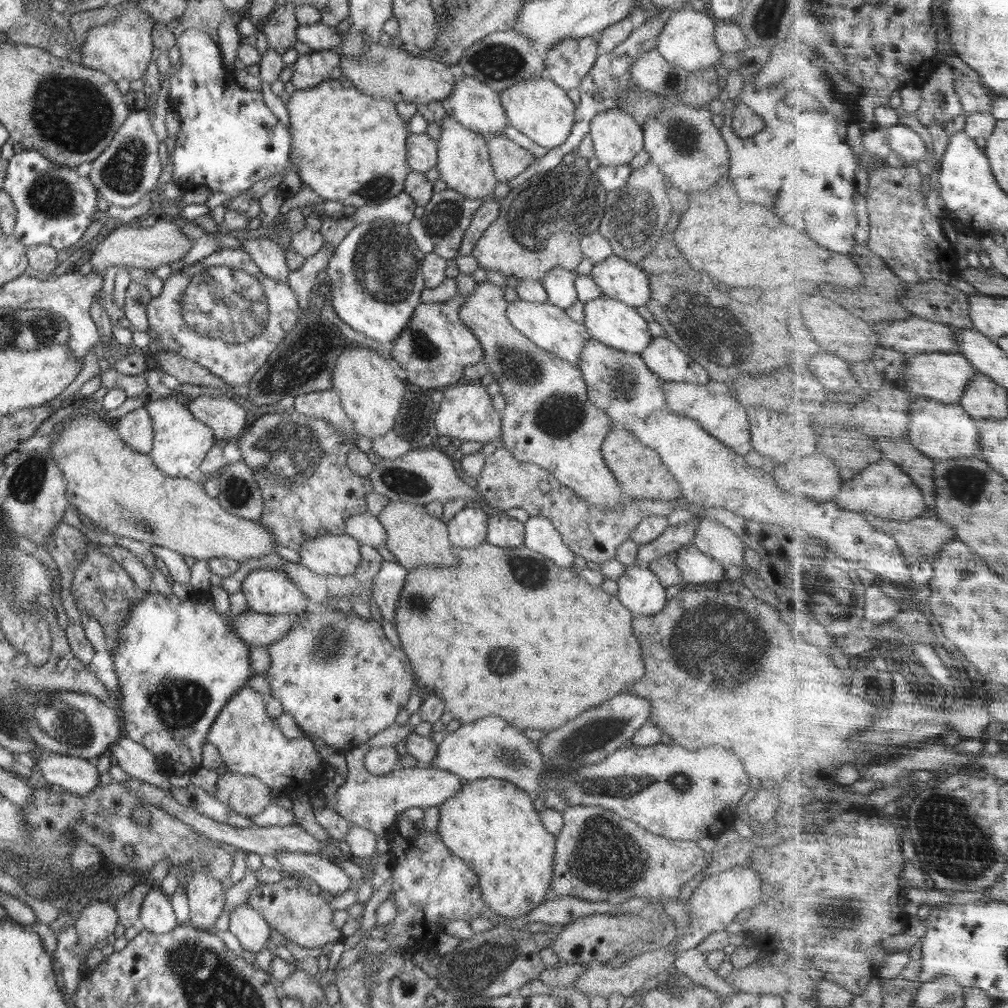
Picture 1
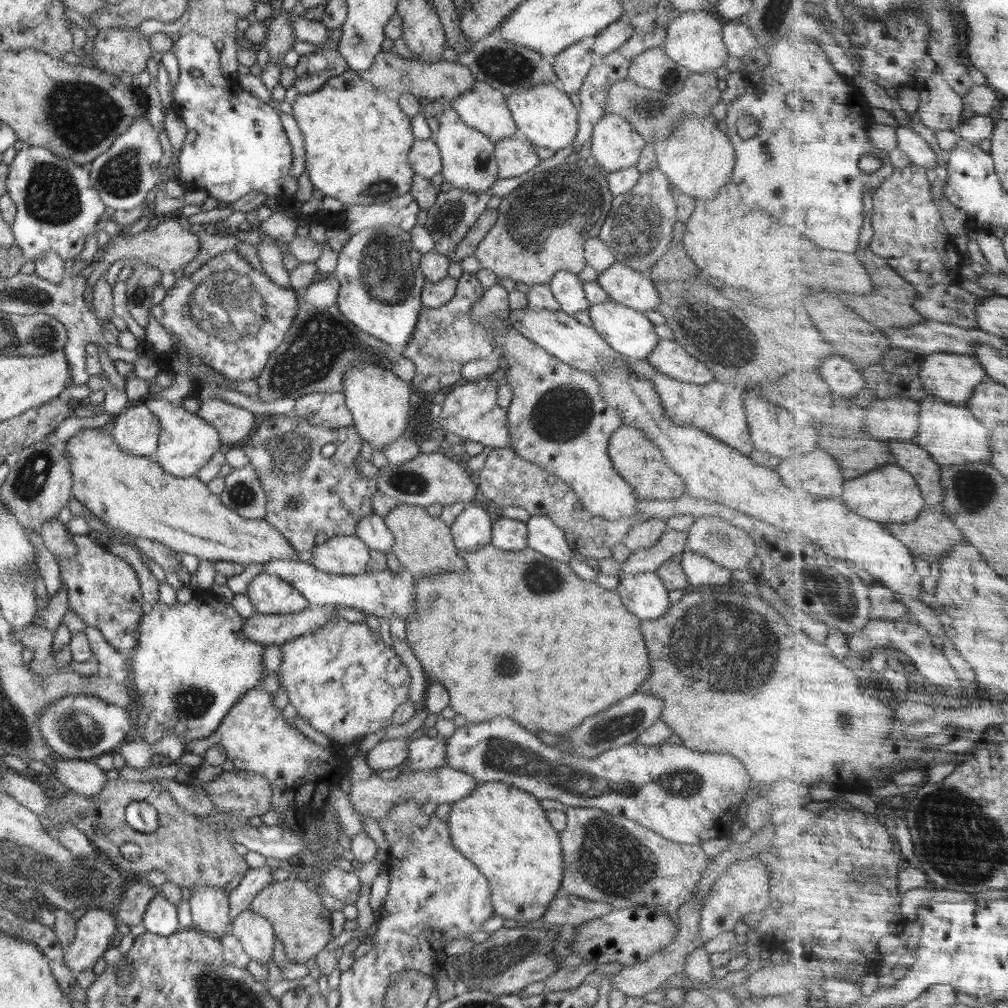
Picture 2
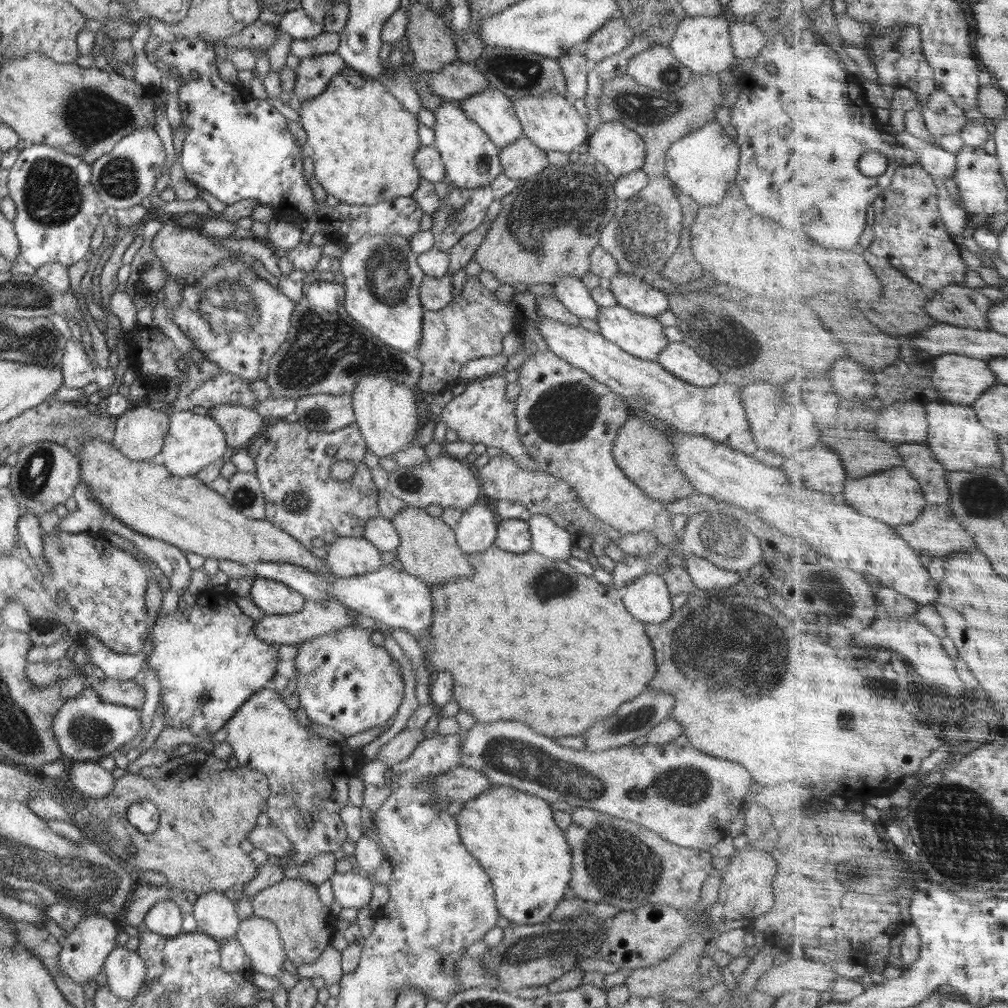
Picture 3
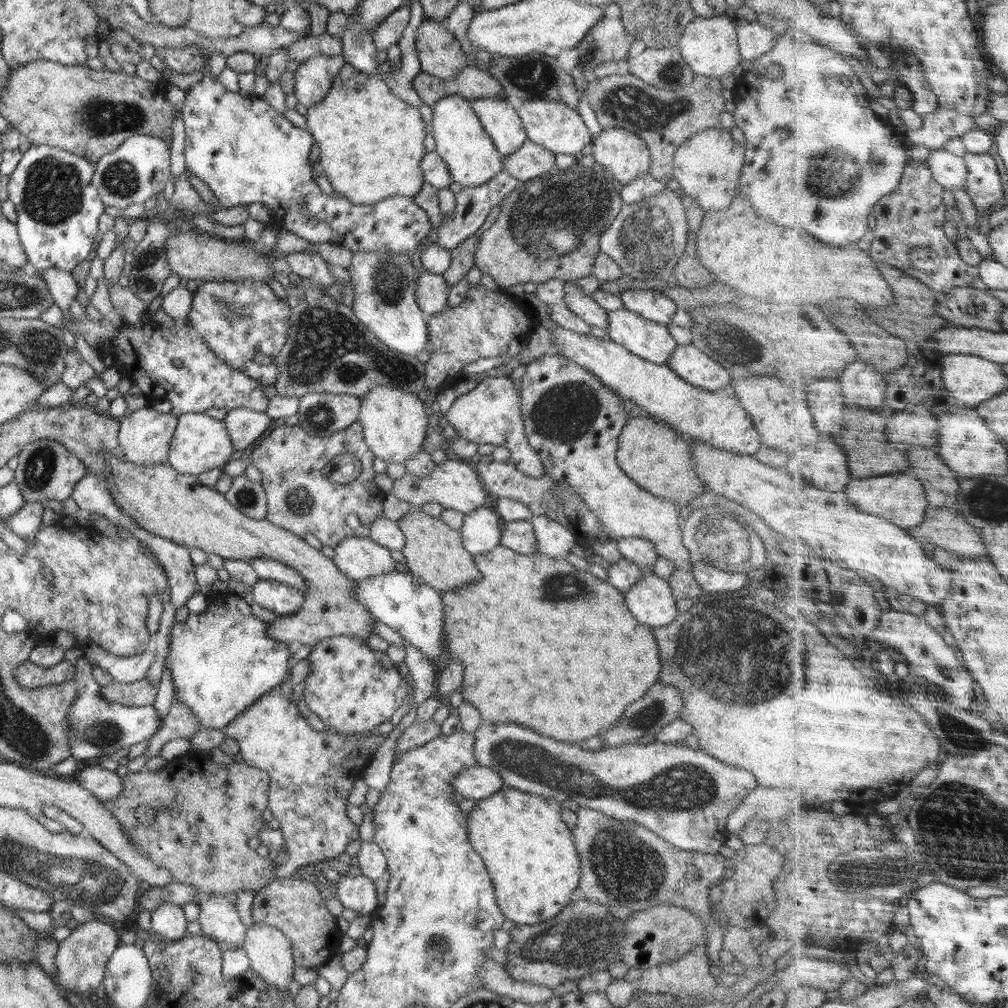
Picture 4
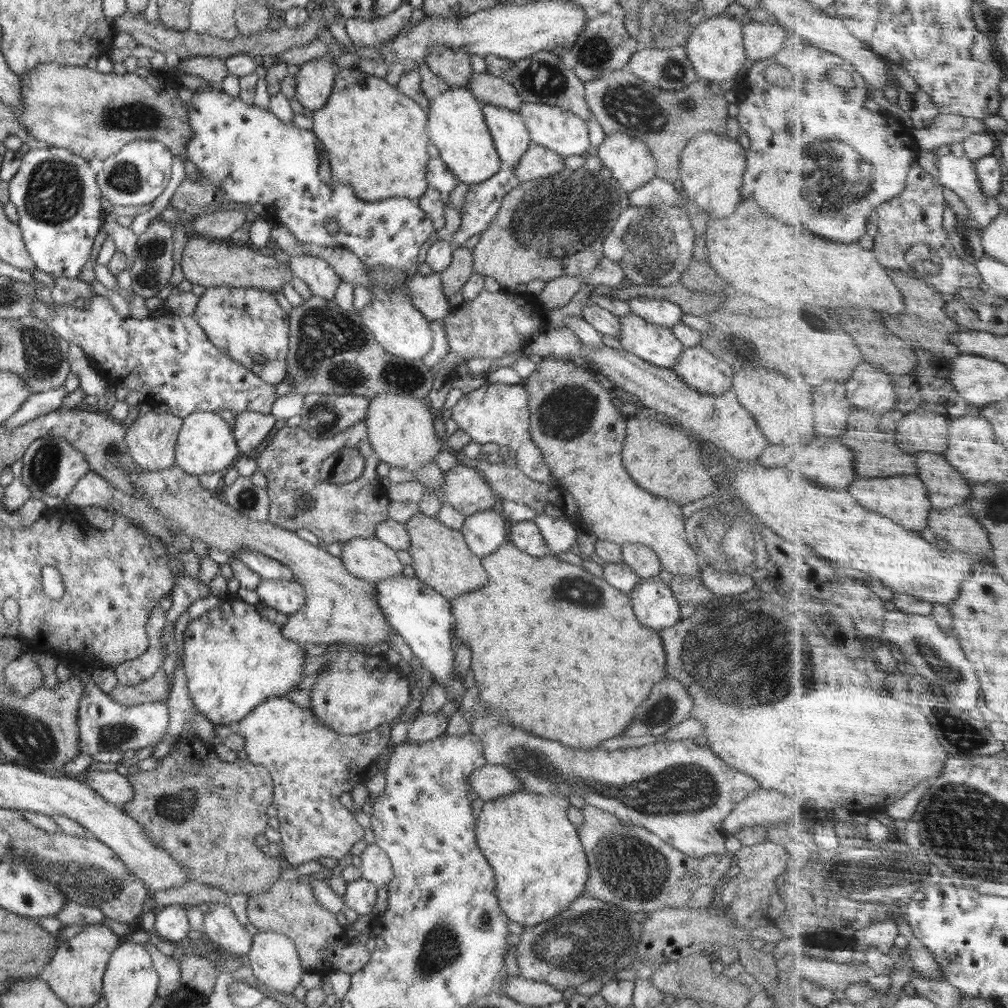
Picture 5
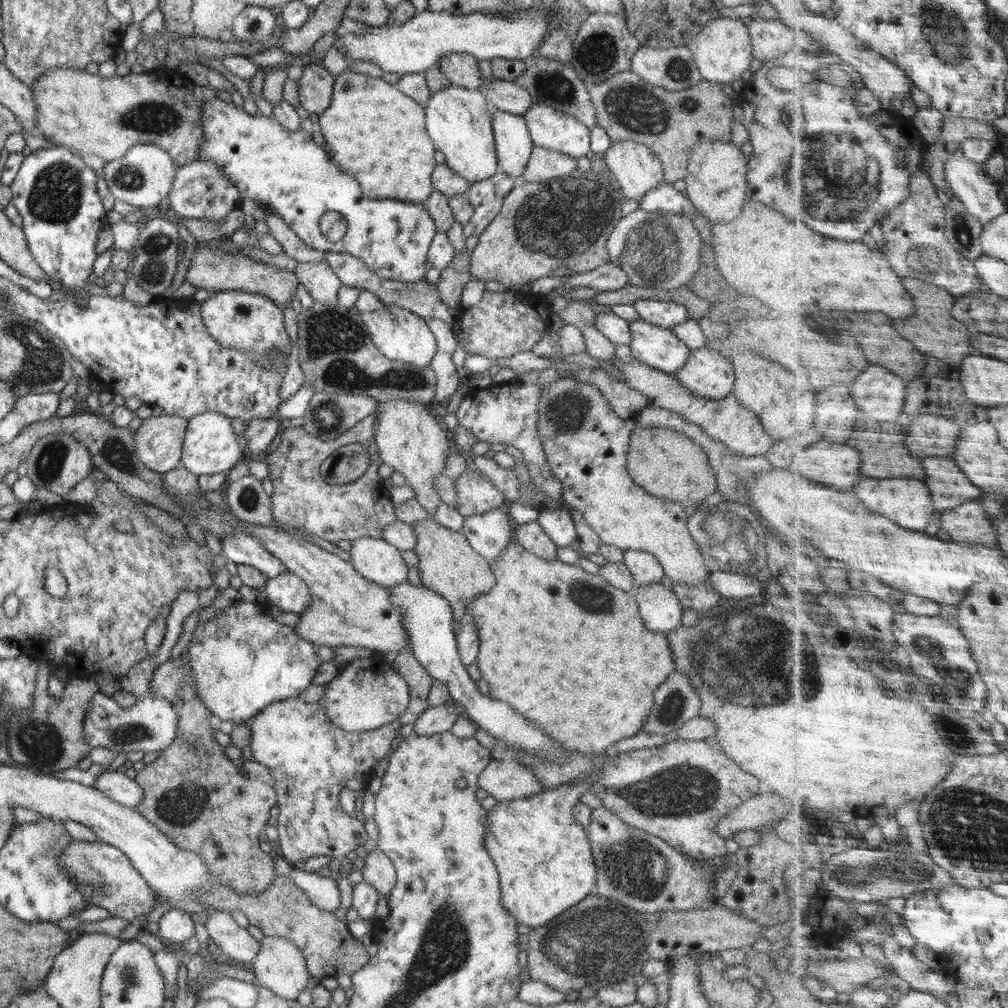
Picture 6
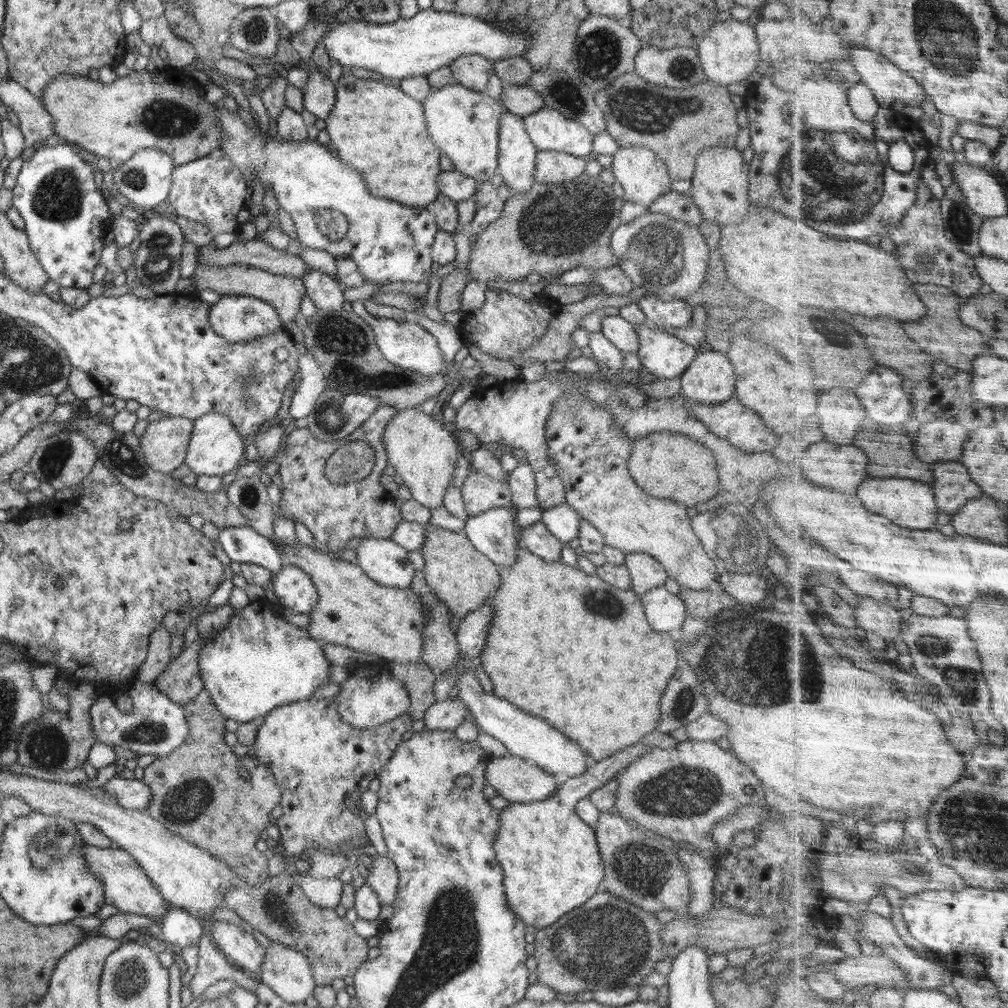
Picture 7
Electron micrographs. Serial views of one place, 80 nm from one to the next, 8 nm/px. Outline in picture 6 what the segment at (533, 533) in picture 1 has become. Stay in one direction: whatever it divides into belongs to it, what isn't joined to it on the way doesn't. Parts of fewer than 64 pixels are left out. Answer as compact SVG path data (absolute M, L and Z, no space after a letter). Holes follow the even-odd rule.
M565 508L544 509L536 520L551 541L560 548L572 546L577 541L576 528L569 511Z

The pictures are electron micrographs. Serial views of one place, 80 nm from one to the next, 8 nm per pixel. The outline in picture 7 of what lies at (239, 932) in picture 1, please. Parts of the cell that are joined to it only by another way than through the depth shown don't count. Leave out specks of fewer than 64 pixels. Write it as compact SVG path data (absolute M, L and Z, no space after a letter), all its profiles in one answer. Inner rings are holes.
M276 941L265 948L261 971L256 977L292 1004L304 1003L313 996L317 985L309 960L301 952Z

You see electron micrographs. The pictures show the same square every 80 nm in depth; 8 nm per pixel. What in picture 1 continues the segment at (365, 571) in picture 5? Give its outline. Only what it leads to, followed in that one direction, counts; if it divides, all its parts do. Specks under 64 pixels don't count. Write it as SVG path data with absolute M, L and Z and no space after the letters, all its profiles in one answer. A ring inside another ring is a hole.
M346 534L317 536L298 549L299 564L318 575L354 575L362 559L361 545Z

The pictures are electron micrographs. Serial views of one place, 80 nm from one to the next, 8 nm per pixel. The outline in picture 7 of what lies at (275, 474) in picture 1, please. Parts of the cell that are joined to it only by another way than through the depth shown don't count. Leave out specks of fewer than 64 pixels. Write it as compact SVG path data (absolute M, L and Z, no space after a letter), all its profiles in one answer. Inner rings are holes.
M380 404L380 406L346 438L334 442L324 442L318 440L312 433L305 428L294 429L282 441L281 449L270 458L269 461L278 464L278 472L282 480L280 510L284 518L292 519L294 522L302 522L314 537L312 546L318 552L330 554L330 556L339 557L338 552L341 549L348 548L347 542L356 537L376 537L377 539L389 539L393 534L398 523L403 520L401 510L395 505L394 497L380 483L382 470L387 465L387 454L383 445L383 432L386 425L389 424L398 410L392 406ZM362 440L367 442L375 452L375 465L370 474L361 481L353 483L334 484L330 482L324 474L325 464L331 454L340 448L343 444L350 441Z

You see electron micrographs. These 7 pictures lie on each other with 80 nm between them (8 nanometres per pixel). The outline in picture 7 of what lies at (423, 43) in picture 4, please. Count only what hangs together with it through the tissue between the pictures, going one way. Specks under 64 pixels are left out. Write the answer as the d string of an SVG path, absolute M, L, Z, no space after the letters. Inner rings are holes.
M464 55L454 59L449 65L457 85L484 93L489 74L494 74L493 61L480 55Z

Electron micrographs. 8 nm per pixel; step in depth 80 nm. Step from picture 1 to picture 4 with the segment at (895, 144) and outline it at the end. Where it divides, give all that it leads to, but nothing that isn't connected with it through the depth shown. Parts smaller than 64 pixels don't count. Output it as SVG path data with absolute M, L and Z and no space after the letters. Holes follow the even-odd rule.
M945 148L934 149L929 156L928 165L932 169L935 179L947 189L967 192L969 168L966 158L956 156Z

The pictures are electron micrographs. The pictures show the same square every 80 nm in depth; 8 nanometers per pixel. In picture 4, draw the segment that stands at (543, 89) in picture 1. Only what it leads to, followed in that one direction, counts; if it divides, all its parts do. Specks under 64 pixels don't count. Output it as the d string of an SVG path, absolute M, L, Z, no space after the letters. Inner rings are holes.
M514 97L508 102L520 116L527 138L546 150L550 150L554 155L576 155L586 146L591 145L590 131L585 126L582 116L566 104L552 102L552 100L521 100Z

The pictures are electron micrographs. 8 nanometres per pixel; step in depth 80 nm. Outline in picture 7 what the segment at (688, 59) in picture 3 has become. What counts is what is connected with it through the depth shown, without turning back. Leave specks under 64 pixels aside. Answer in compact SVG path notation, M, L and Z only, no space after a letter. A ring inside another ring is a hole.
M735 19L714 23L704 38L698 43L697 53L708 81L722 87L753 79L759 58L758 41L752 21L742 22Z

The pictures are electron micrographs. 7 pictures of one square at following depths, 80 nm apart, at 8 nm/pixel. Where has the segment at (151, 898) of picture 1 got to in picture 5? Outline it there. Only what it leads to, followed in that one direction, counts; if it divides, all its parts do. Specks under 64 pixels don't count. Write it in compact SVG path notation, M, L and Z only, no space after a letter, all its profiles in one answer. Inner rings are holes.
M181 905L163 907L155 914L154 932L174 944L188 940L188 932L192 928L186 913L187 911Z

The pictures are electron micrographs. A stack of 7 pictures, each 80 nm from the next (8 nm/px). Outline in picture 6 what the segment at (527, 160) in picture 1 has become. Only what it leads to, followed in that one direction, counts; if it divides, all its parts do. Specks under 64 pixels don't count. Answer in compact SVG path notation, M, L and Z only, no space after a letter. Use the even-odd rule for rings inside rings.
M534 146L523 172L524 182L542 182L558 178L578 169L577 160L562 152Z

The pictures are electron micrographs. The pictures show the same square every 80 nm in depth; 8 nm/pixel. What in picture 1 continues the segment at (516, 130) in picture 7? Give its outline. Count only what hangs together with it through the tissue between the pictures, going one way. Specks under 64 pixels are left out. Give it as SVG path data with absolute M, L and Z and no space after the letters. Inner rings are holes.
M464 76L456 82L452 96L440 102L446 115L456 119L466 129L488 136L500 136L510 121L504 113L499 93L484 82Z

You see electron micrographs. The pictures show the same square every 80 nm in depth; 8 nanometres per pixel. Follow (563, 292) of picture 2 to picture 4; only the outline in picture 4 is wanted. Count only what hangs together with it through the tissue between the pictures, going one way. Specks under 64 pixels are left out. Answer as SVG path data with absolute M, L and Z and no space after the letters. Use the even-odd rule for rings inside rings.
M573 281L565 283L563 304L576 316L596 328L607 330L607 310L604 310L592 297Z

